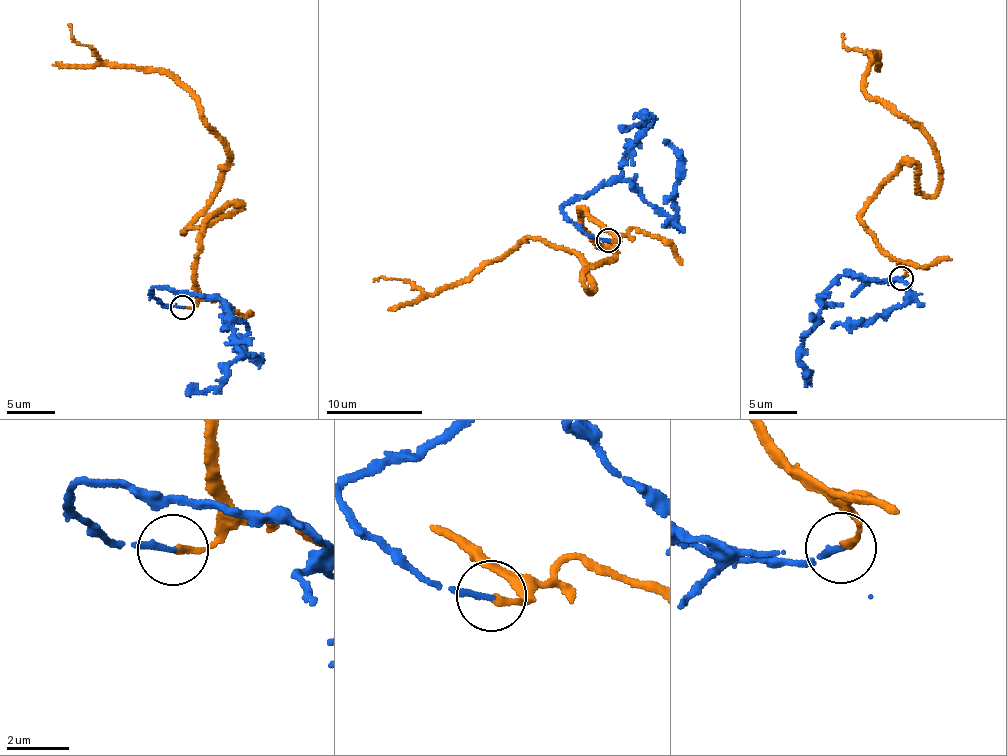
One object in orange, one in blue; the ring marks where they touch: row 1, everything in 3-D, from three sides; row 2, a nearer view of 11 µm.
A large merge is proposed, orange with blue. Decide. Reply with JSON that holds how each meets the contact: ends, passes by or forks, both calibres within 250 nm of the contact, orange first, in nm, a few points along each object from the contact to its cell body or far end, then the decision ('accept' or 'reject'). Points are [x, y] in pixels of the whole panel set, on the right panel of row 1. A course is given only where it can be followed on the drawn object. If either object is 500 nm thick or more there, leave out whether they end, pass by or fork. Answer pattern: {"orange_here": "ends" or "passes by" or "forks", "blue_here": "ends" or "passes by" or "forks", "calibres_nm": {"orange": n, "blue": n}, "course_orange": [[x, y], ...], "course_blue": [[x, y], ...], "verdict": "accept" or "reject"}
{"orange_here": "ends", "blue_here": "ends", "calibres_nm": {"orange": 200, "blue": 200}, "course_orange": [[901, 277], [861, 210], [905, 163], [922, 194], [941, 174], [866, 94], [876, 51], [844, 34]], "course_blue": [[900, 277], [888, 282], [849, 275], [895, 277], [907, 286], [909, 298], [883, 314], [831, 328]], "verdict": "accept"}

